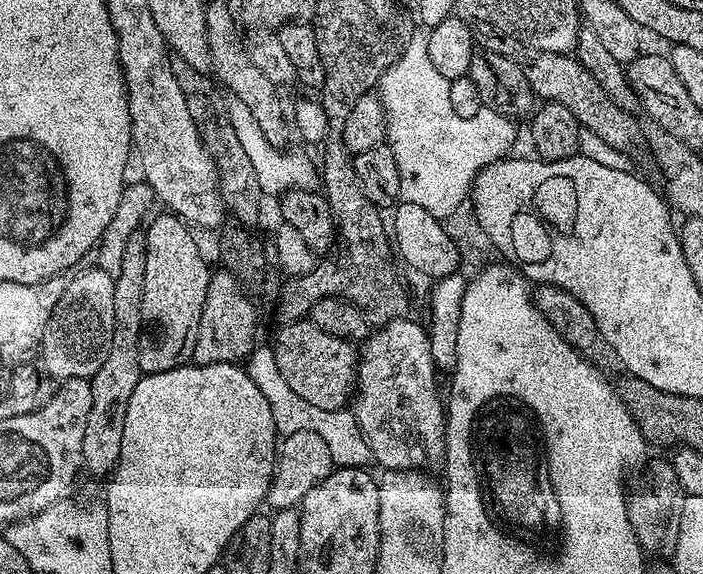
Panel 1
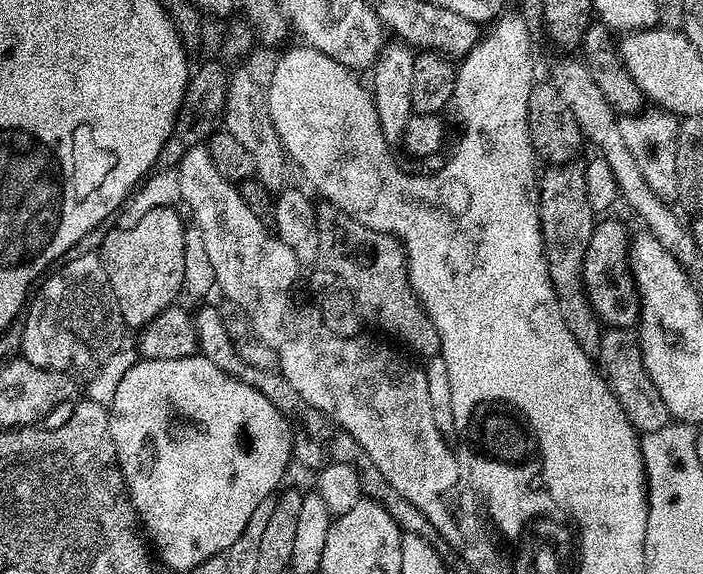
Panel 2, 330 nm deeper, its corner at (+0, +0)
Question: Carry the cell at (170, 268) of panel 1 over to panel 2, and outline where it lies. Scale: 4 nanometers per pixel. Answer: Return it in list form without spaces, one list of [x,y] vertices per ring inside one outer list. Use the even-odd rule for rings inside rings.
[[[175,207],[150,210],[150,214],[142,214],[142,218],[131,221],[129,228],[116,228],[106,233],[98,249],[110,290],[114,290],[118,310],[129,329],[145,328],[162,310],[173,307],[184,292],[186,220],[176,211]]]

